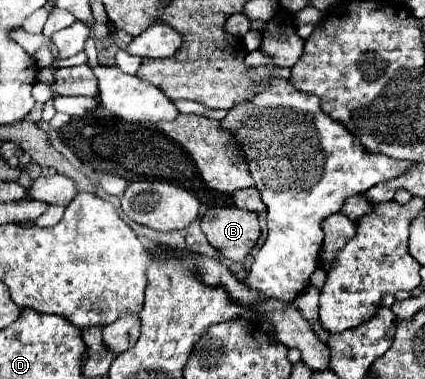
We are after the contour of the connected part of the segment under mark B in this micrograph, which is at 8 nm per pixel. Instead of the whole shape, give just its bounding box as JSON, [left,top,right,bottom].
[202,207,260,261]

